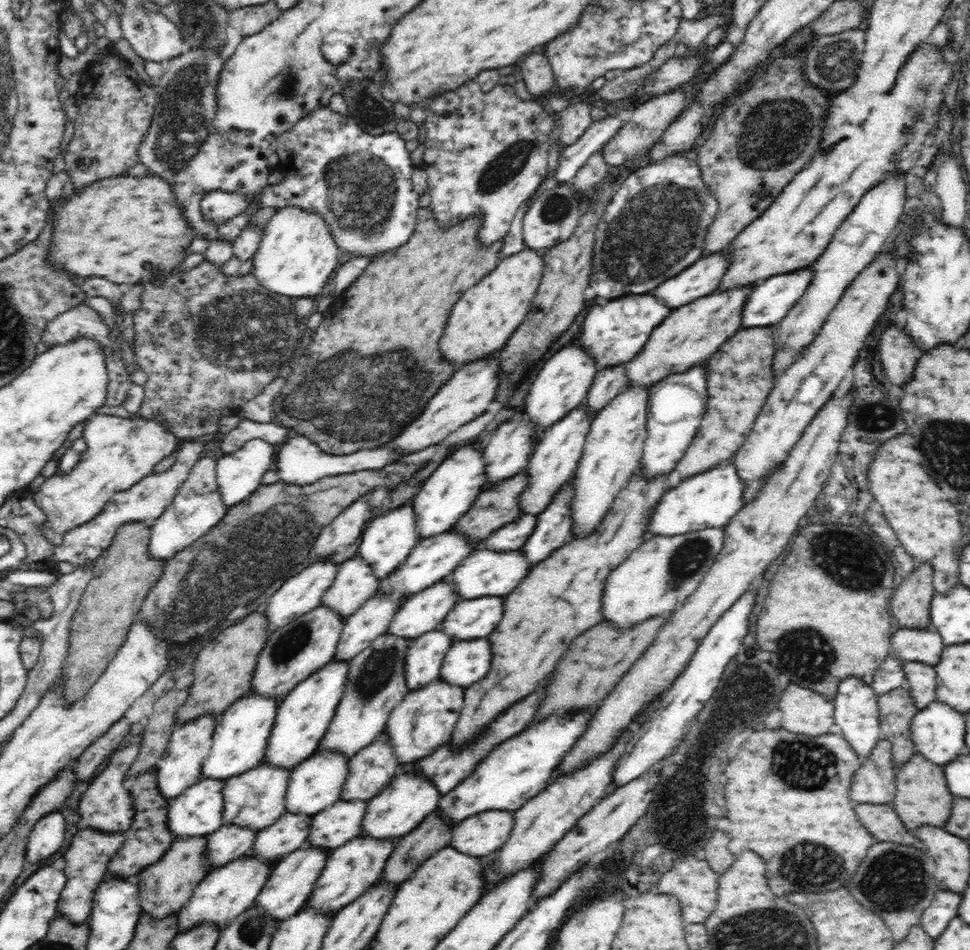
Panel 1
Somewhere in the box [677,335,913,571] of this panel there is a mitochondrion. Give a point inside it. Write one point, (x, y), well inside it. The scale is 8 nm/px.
(893, 416)

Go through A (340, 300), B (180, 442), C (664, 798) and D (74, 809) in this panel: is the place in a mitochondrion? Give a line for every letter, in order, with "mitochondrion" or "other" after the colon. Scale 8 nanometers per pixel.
A: other
B: other
C: other
D: other

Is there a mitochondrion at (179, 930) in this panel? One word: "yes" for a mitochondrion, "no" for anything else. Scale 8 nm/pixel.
no

